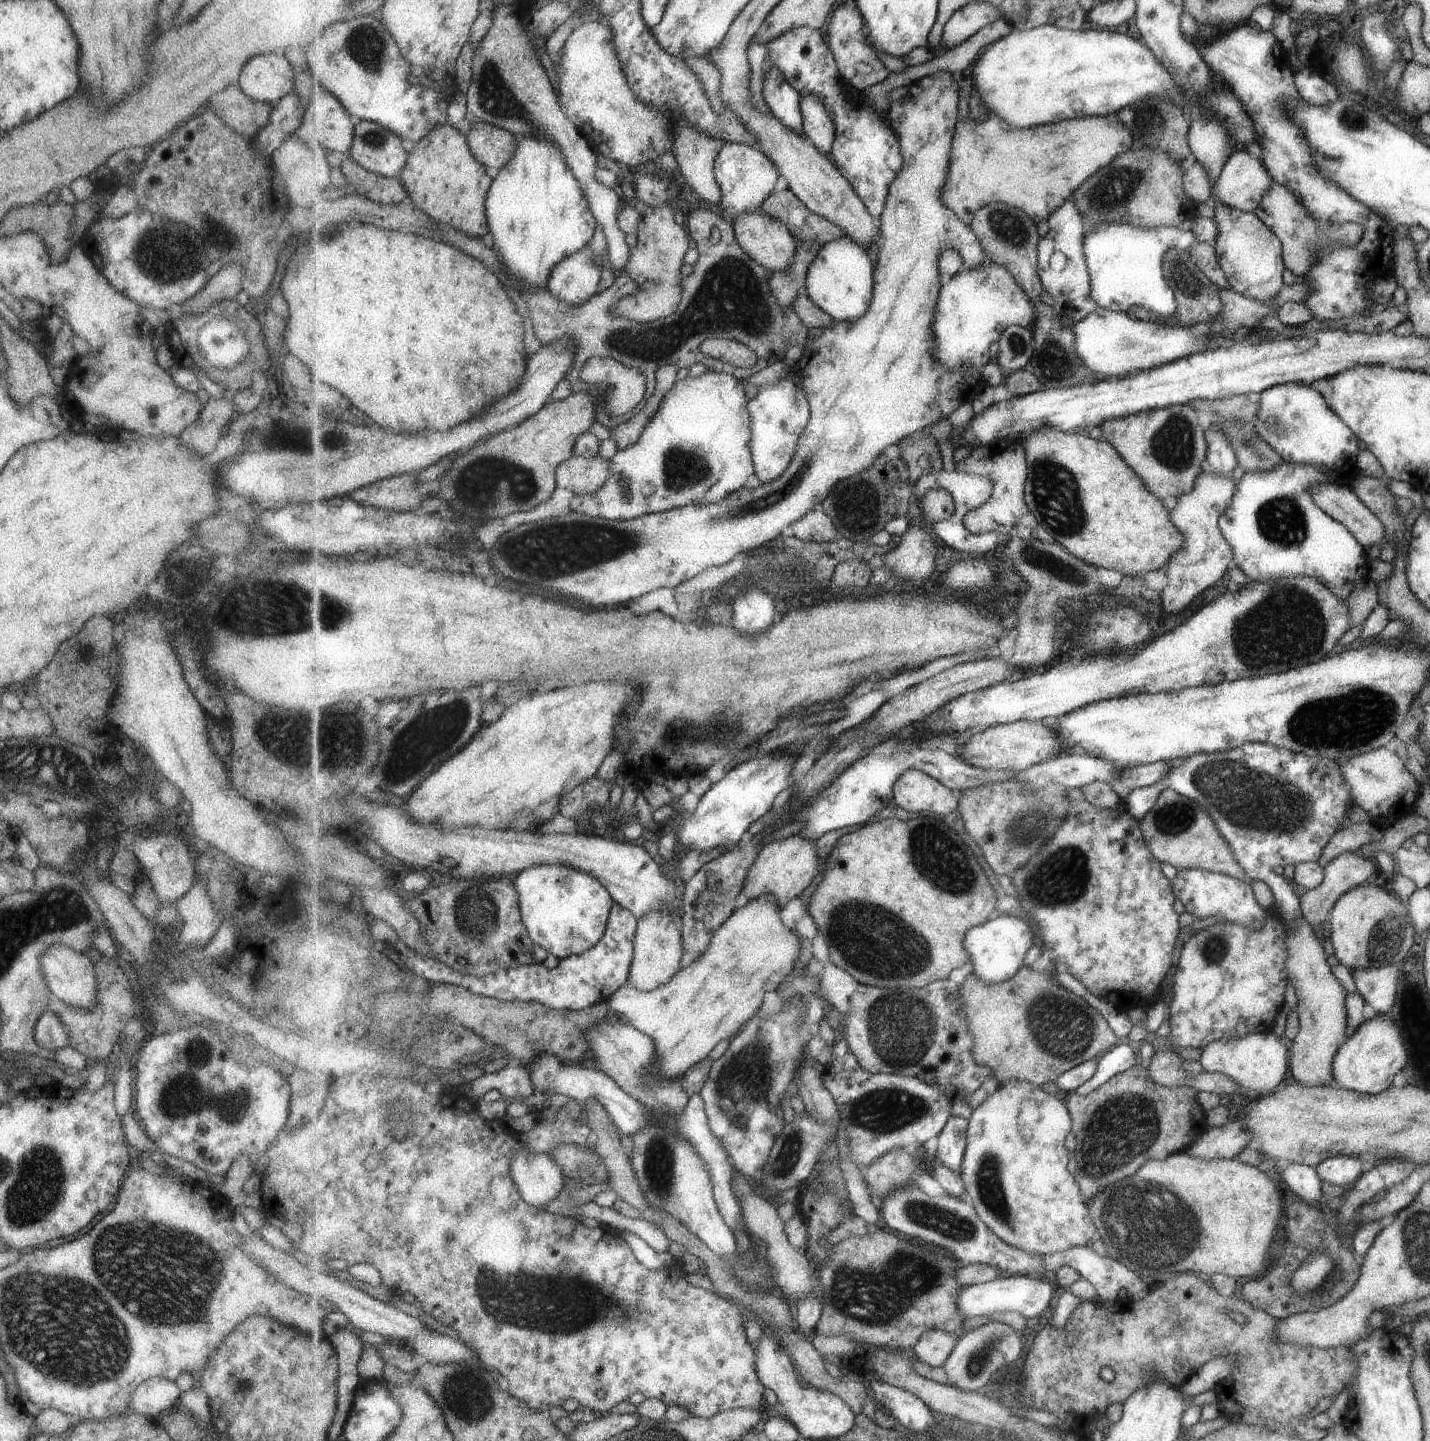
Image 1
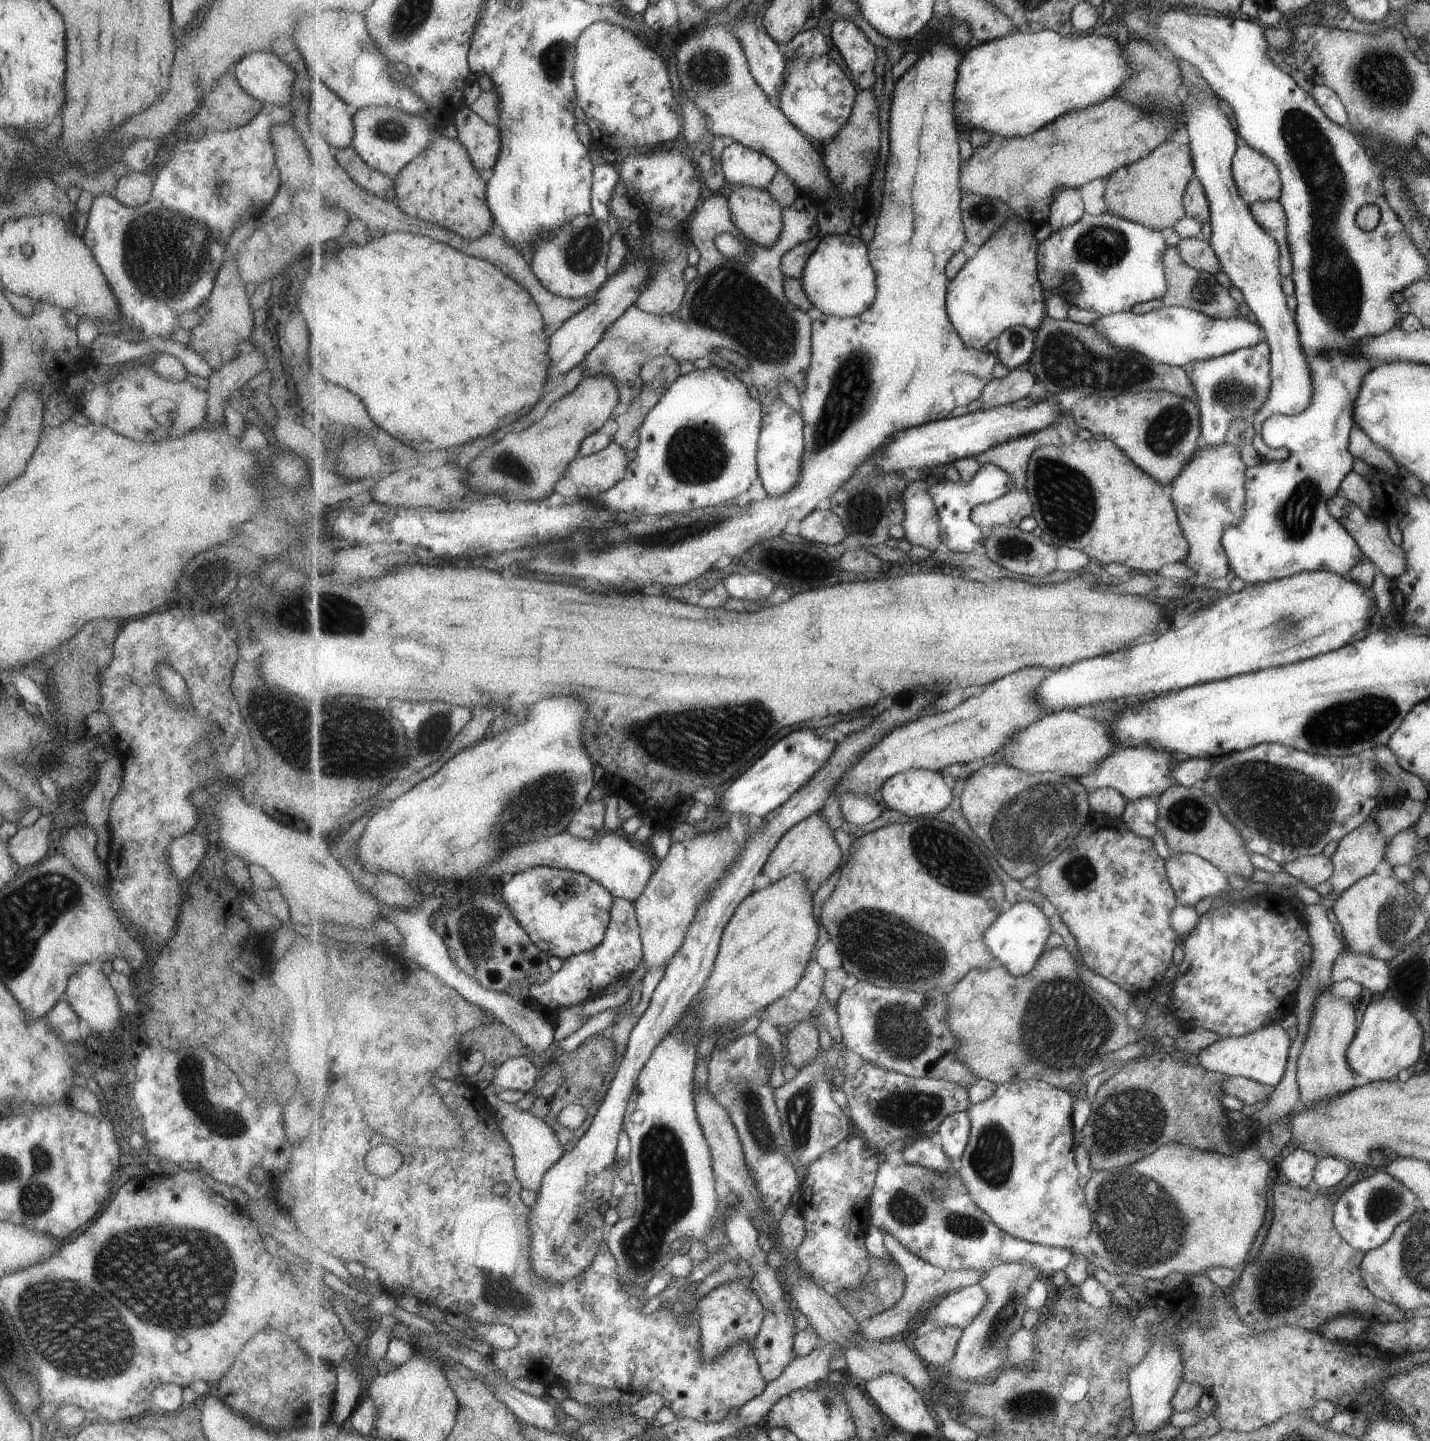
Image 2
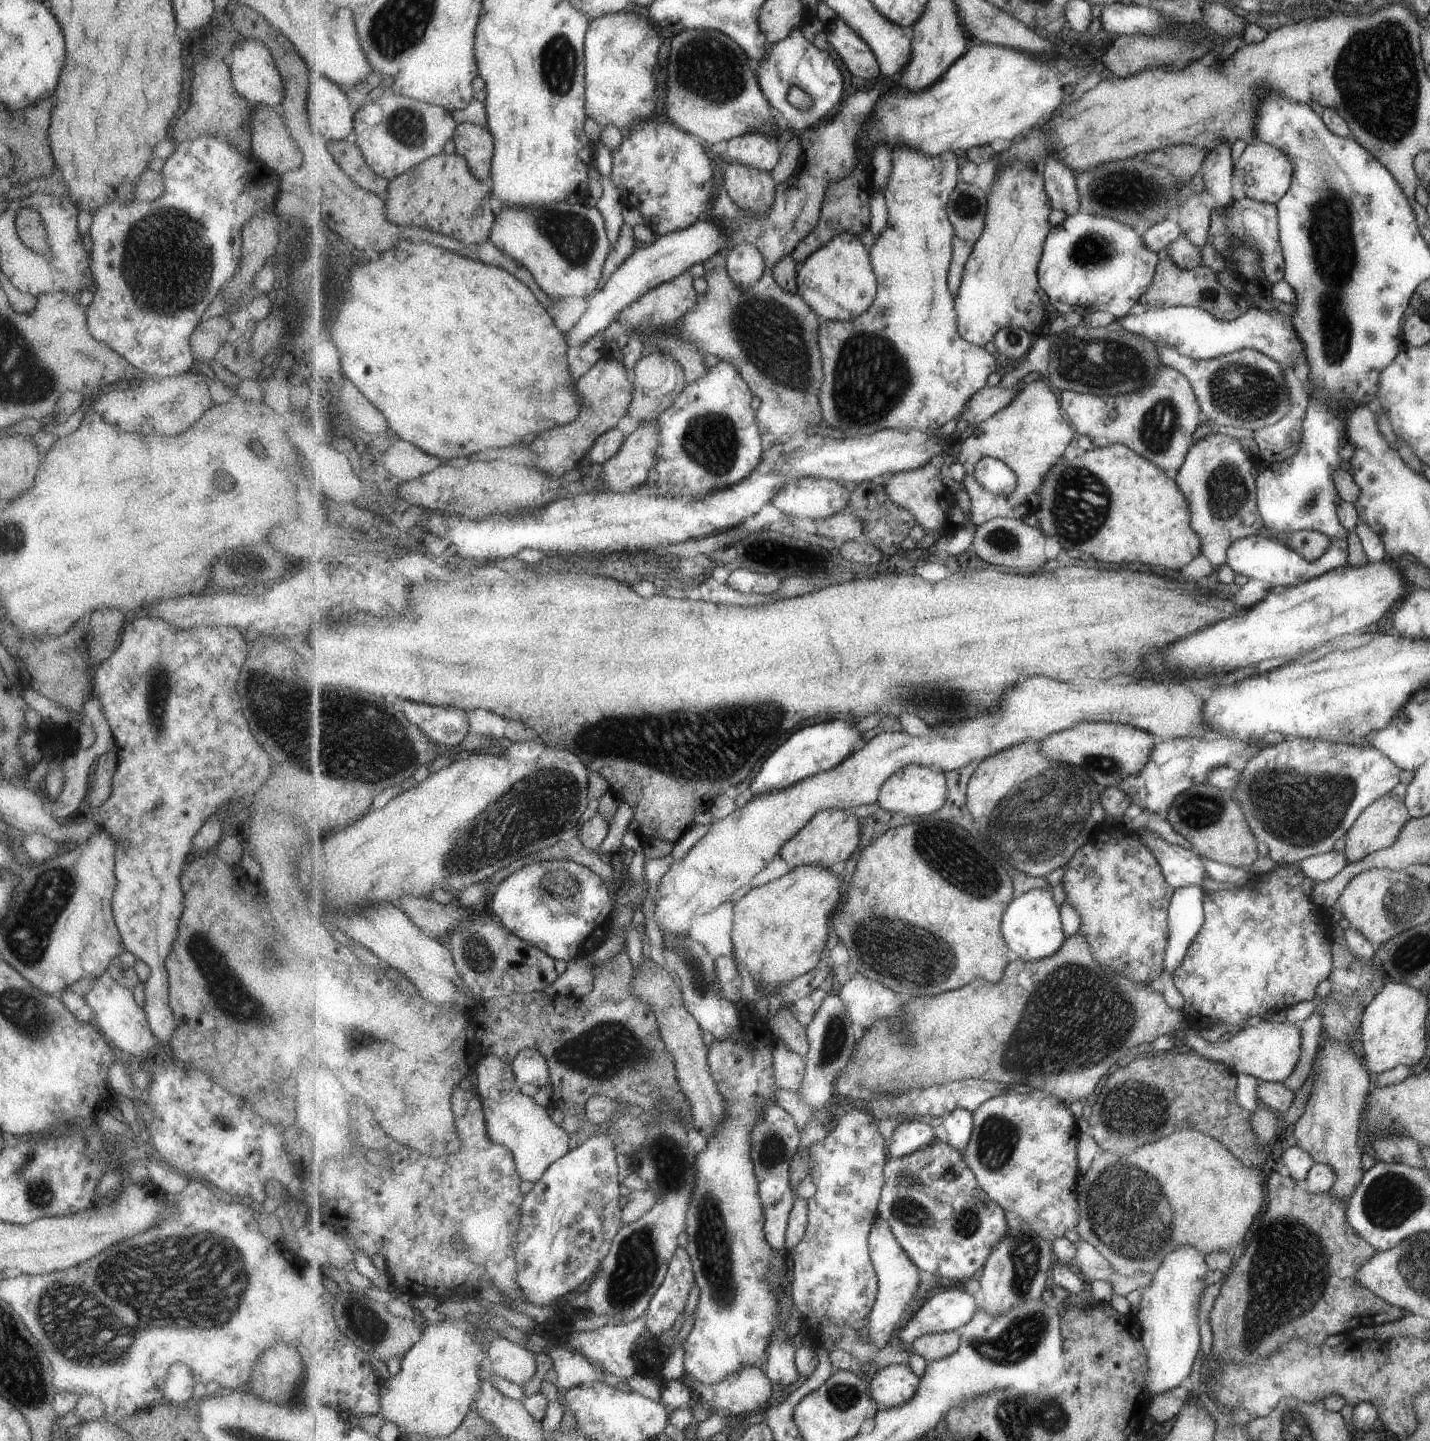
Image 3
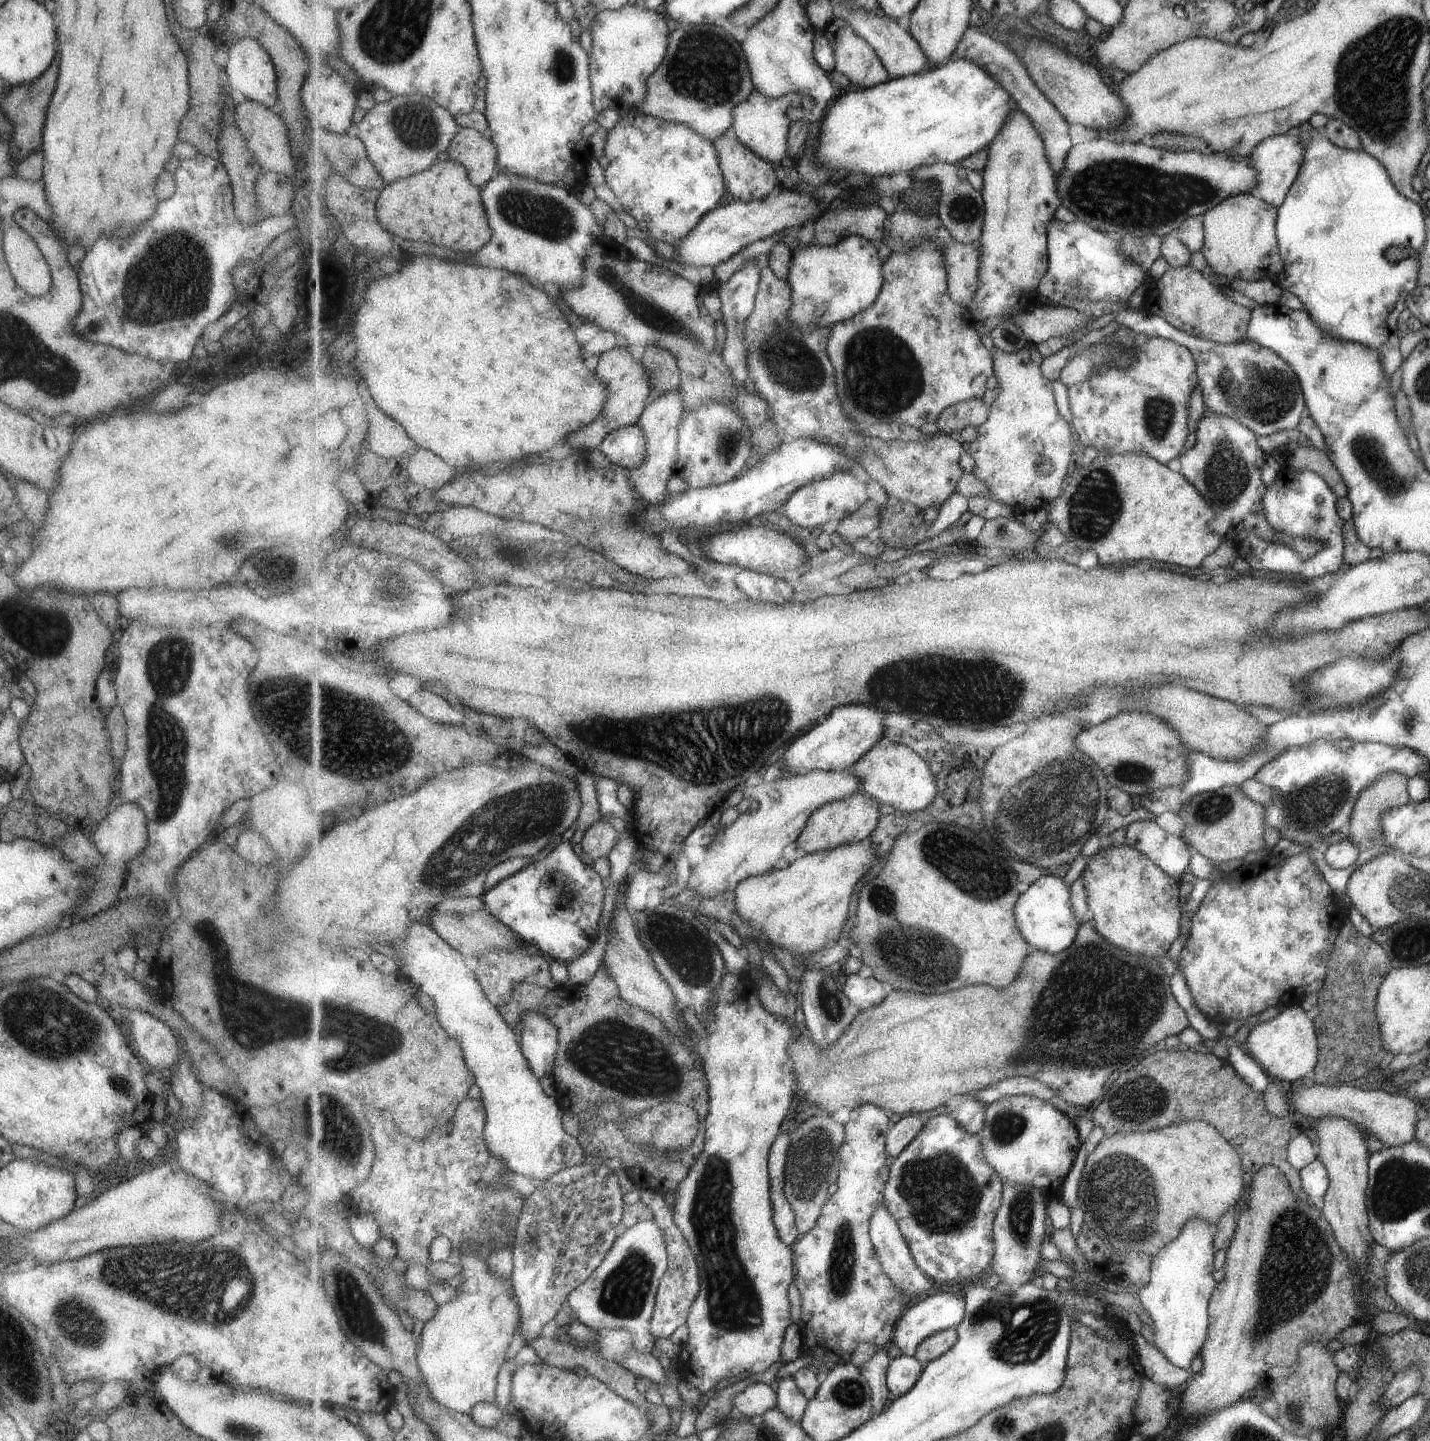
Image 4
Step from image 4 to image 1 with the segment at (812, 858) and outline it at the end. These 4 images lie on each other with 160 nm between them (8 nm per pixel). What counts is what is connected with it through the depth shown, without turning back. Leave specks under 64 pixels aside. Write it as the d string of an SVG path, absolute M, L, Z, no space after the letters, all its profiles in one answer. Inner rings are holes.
M773 894L759 896L736 910L715 932L699 960L683 948L679 972L665 986L643 992L623 986L609 1001L614 1014L651 1036L659 1072L675 1080L699 1060L707 1058L721 1040L731 1040L759 1010L765 994L775 992L793 972L806 942L794 926L781 920Z

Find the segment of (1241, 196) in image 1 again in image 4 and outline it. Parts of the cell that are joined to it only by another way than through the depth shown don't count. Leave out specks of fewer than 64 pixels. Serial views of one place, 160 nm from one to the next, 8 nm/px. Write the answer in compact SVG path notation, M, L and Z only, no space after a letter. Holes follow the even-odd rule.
M1293 131L1267 137L1248 157L1250 162L1247 164L1258 172L1258 184L1249 193L1278 208L1286 198L1287 189L1297 180L1298 170L1304 160L1303 156L1304 144L1297 135L1294 135Z

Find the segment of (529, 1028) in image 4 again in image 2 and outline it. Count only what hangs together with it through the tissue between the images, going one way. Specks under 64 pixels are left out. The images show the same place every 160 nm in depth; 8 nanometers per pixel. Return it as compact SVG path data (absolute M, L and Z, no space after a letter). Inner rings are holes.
M526 1055L509 1058L501 1067L495 1078L495 1086L505 1090L530 1092L537 1082L539 1068Z

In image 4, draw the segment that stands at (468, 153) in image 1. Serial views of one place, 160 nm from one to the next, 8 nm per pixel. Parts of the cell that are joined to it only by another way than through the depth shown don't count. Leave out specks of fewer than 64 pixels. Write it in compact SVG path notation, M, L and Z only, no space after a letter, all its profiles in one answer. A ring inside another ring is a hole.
M449 158L448 161L437 161L429 170L420 172L419 174L399 179L398 181L389 183L386 187L381 191L379 200L377 201L377 210L378 210L378 219L382 224L382 227L385 230L388 230L390 233L393 233L395 236L400 236L403 239L407 239L410 241L413 240L421 240L421 242L431 243L433 245L439 245L440 247L447 247L457 251L459 253L469 253L469 252L479 252L488 242L491 242L492 239L492 228L490 227L490 222L488 219L488 214L486 211L486 206L483 202L482 197L482 188L475 186L472 180L470 179L469 171L465 165L454 161Z

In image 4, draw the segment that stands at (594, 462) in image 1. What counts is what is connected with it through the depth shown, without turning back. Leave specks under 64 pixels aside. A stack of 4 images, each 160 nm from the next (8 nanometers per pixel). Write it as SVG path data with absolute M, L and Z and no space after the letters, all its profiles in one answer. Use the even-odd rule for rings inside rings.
M677 387L667 394L663 393L650 400L646 412L643 413L639 425L645 431L646 439L646 461L641 467L631 471L630 479L634 487L642 494L651 505L663 505L666 497L671 496L668 491L668 482L675 475L678 461L680 424L684 413L684 398L681 388Z

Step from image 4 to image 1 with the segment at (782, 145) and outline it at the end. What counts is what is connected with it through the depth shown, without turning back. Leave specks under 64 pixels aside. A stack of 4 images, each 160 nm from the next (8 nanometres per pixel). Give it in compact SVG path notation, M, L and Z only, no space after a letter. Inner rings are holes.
M733 141L725 143L719 152L715 176L723 193L720 203L721 208L723 207L721 214L733 222L745 211L757 211L762 208L762 204L775 192L780 171L761 148Z

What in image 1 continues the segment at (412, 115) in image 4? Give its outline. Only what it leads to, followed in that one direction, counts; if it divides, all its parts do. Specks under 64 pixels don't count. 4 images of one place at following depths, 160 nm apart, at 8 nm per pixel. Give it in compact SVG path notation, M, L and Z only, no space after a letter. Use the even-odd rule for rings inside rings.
M358 120L349 156L364 169L399 177L410 158L411 144L393 129L372 120Z

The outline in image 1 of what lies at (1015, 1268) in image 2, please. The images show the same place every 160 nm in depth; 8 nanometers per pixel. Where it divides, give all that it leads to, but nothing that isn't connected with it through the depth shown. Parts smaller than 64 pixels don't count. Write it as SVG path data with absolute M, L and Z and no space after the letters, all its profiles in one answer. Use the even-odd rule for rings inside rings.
M989 1322L969 1331L959 1339L957 1347L945 1362L943 1368L949 1380L946 1384L967 1391L982 1391L1003 1366L1015 1362L1023 1354L1022 1339L1011 1326L1001 1322Z

